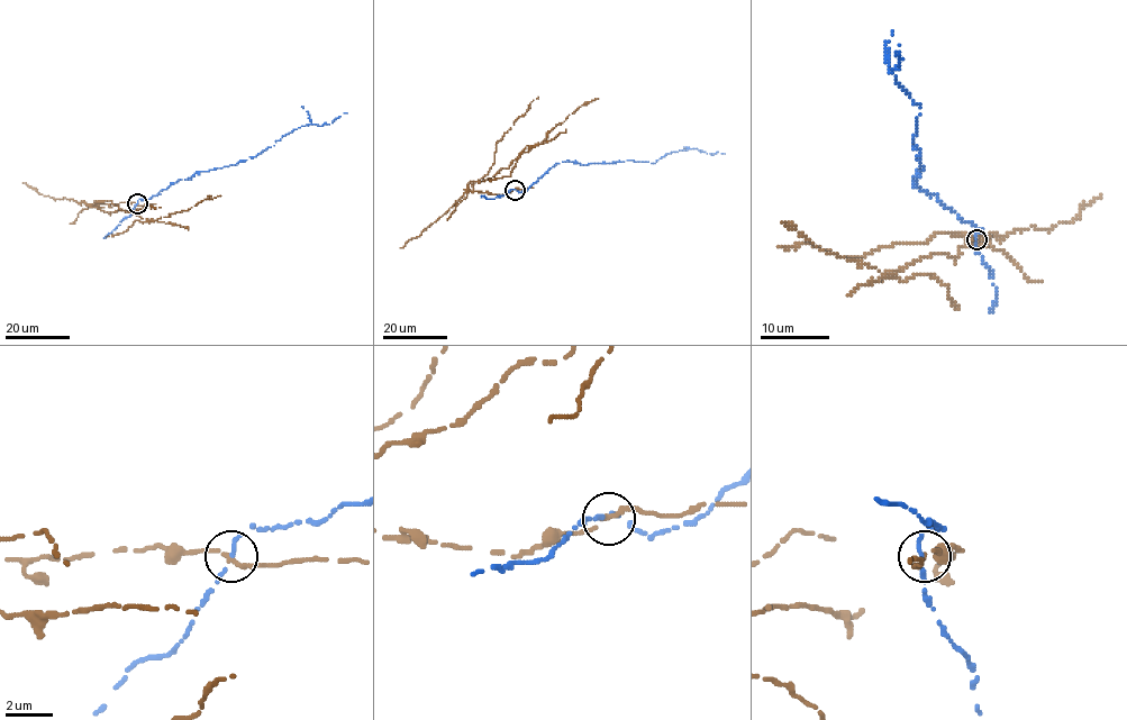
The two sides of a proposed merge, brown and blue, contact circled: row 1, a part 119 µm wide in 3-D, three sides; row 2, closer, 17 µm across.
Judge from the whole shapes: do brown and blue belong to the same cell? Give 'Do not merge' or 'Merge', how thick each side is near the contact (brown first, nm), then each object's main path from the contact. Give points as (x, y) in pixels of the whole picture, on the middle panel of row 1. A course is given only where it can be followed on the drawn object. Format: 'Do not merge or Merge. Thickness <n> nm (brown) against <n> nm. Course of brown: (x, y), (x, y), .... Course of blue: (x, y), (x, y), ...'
Do not merge. Thickness 180 nm (brown) against 200 nm. Course of brown: (514, 190), (501, 196), (467, 191), (467, 184), (508, 167), (520, 152), (544, 140), (581, 105), (598, 98). Course of blue: (514, 190), (526, 190), (562, 161), (587, 164), (627, 161), (655, 163), (669, 153), (689, 149), (724, 153)

